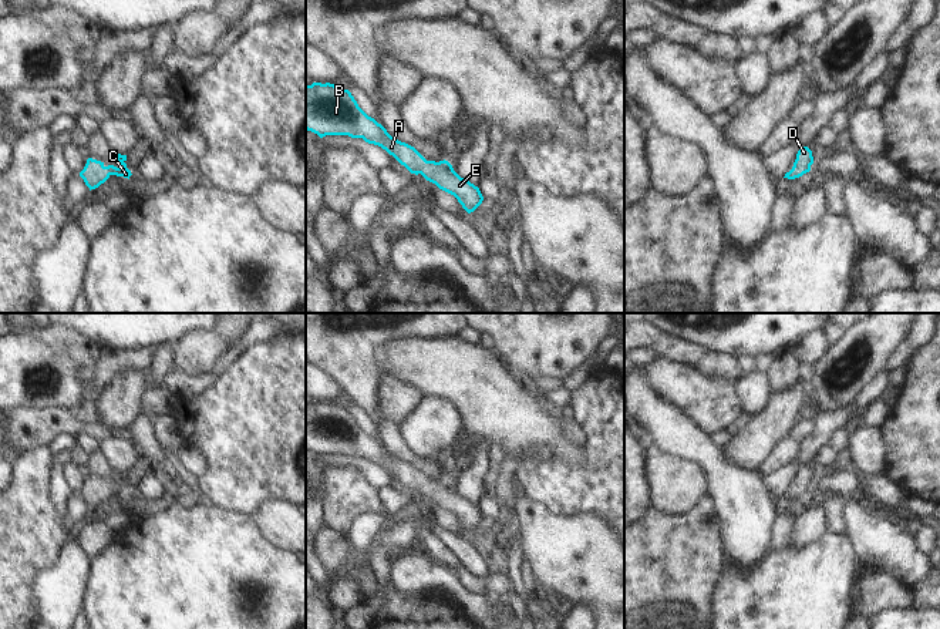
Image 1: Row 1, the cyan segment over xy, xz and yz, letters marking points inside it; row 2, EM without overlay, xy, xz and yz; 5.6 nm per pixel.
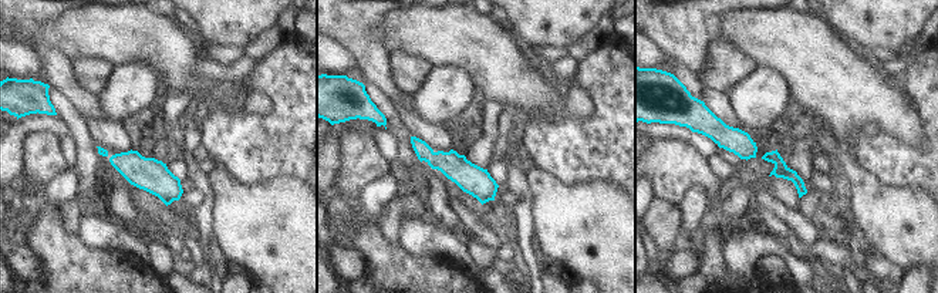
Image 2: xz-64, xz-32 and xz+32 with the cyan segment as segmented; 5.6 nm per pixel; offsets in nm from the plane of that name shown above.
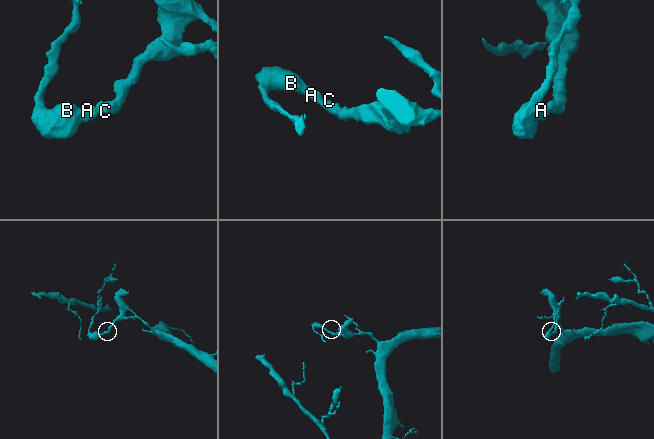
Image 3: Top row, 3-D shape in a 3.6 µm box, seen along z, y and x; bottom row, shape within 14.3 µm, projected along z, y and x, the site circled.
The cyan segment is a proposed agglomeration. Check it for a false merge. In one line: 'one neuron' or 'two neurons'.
one neuron

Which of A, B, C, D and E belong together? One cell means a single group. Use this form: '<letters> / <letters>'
A B C D E

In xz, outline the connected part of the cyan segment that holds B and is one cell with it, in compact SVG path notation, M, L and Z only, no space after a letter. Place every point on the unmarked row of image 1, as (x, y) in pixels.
M330 401L306 404L306 448L320 457L348 454L381 465L411 492L421 492L439 508L454 514L468 532L484 519L479 507L461 497L448 480L427 480L414 465L391 455L358 426L348 408Z

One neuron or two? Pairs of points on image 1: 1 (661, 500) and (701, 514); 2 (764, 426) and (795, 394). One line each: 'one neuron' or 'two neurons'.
1: two neurons
2: one neuron

